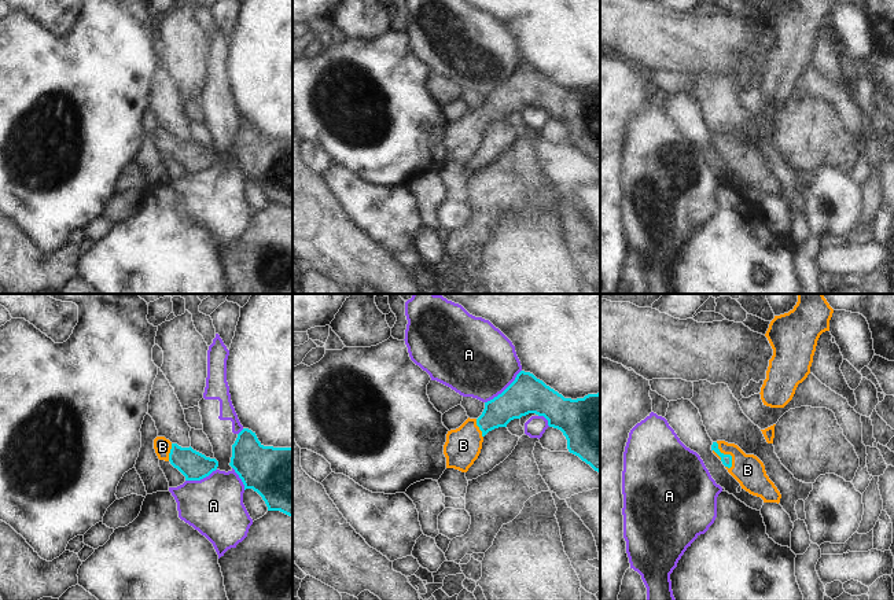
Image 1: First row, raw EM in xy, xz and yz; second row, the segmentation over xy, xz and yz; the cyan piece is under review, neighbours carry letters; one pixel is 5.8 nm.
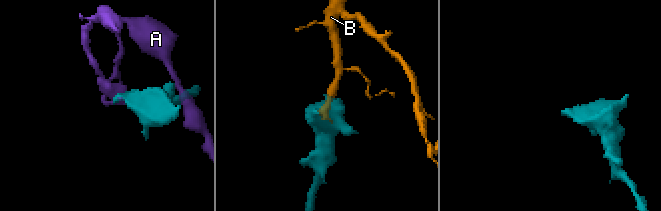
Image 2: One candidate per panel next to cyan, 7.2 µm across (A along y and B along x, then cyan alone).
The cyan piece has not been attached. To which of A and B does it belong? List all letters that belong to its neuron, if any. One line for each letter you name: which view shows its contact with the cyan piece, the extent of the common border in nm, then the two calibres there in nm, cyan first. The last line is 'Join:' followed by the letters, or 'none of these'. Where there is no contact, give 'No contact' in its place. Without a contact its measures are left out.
B: Touches cyan in yz. Shared border 180 nm. Thickness 60 nm (cyan) against 180 nm
Join: B

